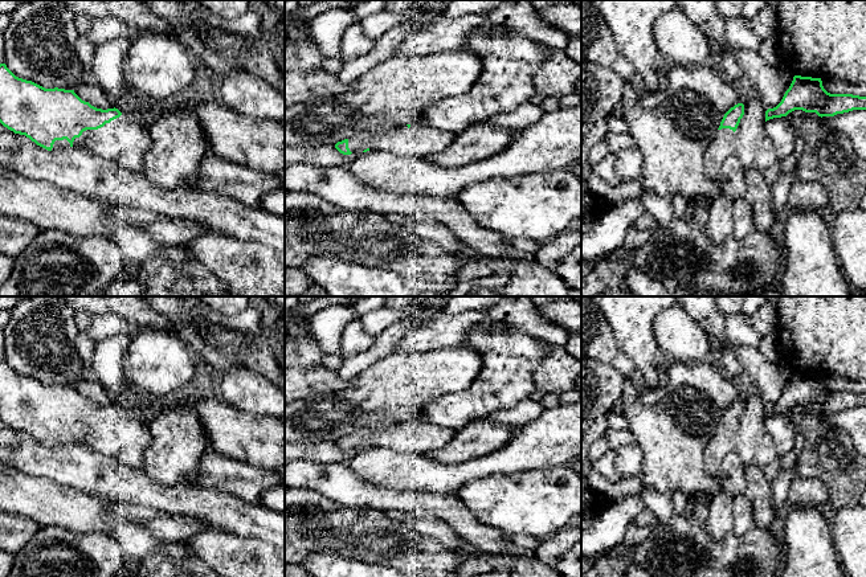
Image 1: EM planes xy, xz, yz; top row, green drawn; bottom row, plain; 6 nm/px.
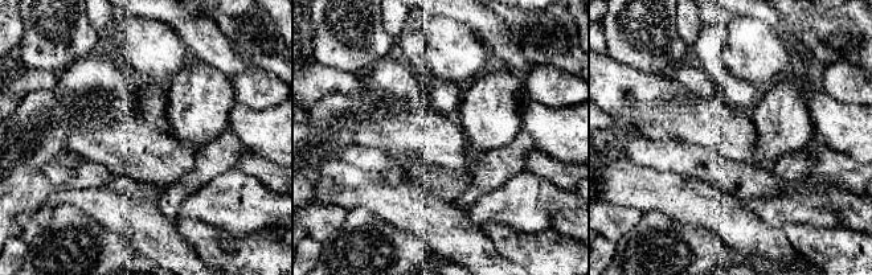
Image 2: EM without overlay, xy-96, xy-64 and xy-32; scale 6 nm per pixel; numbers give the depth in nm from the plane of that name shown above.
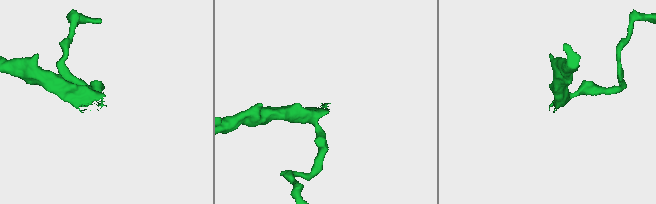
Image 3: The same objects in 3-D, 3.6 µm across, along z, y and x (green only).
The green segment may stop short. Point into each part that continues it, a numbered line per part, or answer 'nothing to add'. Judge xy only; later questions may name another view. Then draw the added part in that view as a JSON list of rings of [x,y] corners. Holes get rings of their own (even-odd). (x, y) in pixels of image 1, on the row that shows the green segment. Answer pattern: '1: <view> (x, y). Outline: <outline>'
1: xy (122, 140). Outline: [[[122,114],[98,130],[86,130],[75,138],[73,147],[117,163],[120,168],[139,173],[150,147],[147,127]]]

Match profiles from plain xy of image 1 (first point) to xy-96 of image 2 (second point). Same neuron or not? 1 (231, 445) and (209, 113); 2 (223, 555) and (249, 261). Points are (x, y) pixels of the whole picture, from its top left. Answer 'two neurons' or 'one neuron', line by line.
1: two neurons
2: one neuron

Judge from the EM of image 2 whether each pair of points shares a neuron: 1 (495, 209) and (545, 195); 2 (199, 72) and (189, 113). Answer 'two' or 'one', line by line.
1: one
2: one

